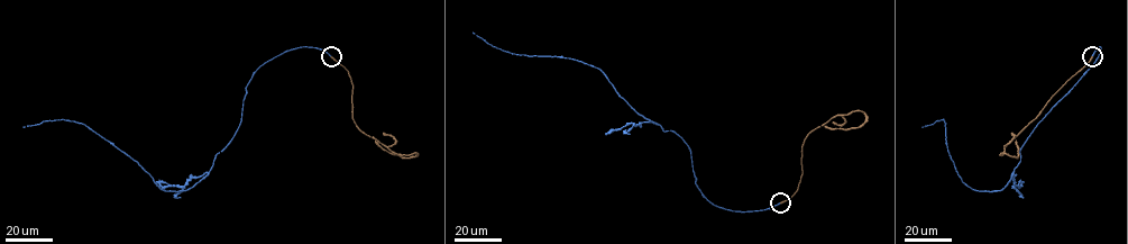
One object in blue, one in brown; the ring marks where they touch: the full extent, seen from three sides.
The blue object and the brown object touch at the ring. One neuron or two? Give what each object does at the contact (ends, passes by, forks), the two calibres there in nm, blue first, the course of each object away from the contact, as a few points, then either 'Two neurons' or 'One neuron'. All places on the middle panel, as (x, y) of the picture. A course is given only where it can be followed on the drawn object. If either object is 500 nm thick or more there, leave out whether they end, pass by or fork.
At the ring blue ends. At the ring brown ends. Thickness 200 nm (blue) against 380 nm. Course of blue: (781, 202), (736, 211), (712, 204), (695, 183), (685, 142), (636, 111), (598, 69), (504, 51), (473, 33). Course of brown: (781, 202), (797, 189), (806, 136), (833, 117), (855, 110), (865, 116), (856, 127), (824, 127). One neuron

